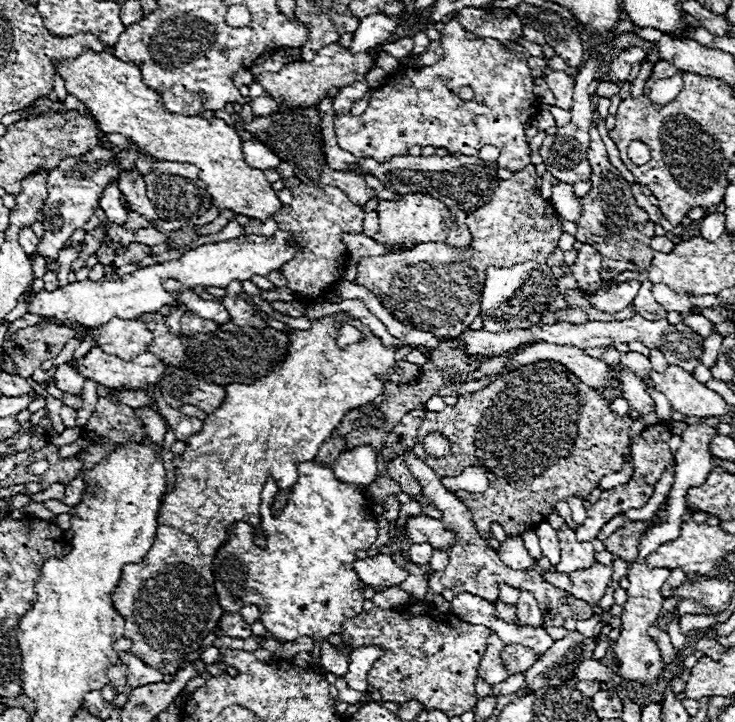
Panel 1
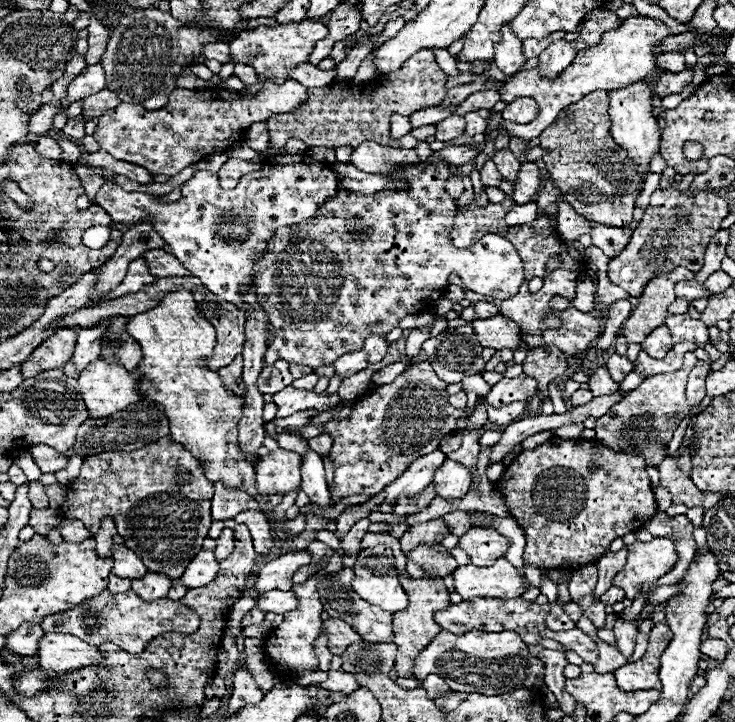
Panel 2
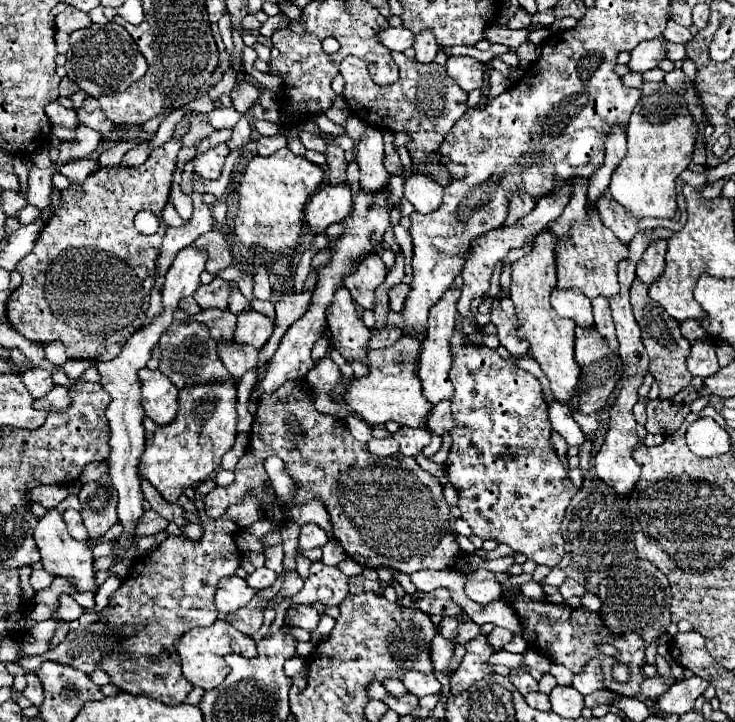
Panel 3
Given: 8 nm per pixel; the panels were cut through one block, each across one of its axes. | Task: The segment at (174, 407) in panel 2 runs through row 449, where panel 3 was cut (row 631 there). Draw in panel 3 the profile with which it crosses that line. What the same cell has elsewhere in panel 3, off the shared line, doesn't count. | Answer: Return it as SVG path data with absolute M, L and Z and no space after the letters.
M216 620L212 626L208 628L192 628L188 630L184 636L180 636L176 640L176 650L182 658L182 674L194 684L200 686L204 690L212 690L218 684L224 682L224 678L230 672L230 666L226 664L224 656L232 654L232 652L240 652L244 658L252 658L256 656L256 644L254 638L238 632L232 624L228 624L226 620Z

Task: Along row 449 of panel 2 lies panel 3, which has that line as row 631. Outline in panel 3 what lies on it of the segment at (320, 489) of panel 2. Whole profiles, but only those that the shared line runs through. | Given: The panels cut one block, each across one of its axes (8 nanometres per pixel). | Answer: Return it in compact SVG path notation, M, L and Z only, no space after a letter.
M292 606L286 610L286 620L290 626L298 626L312 632L320 620L320 614L312 606Z

